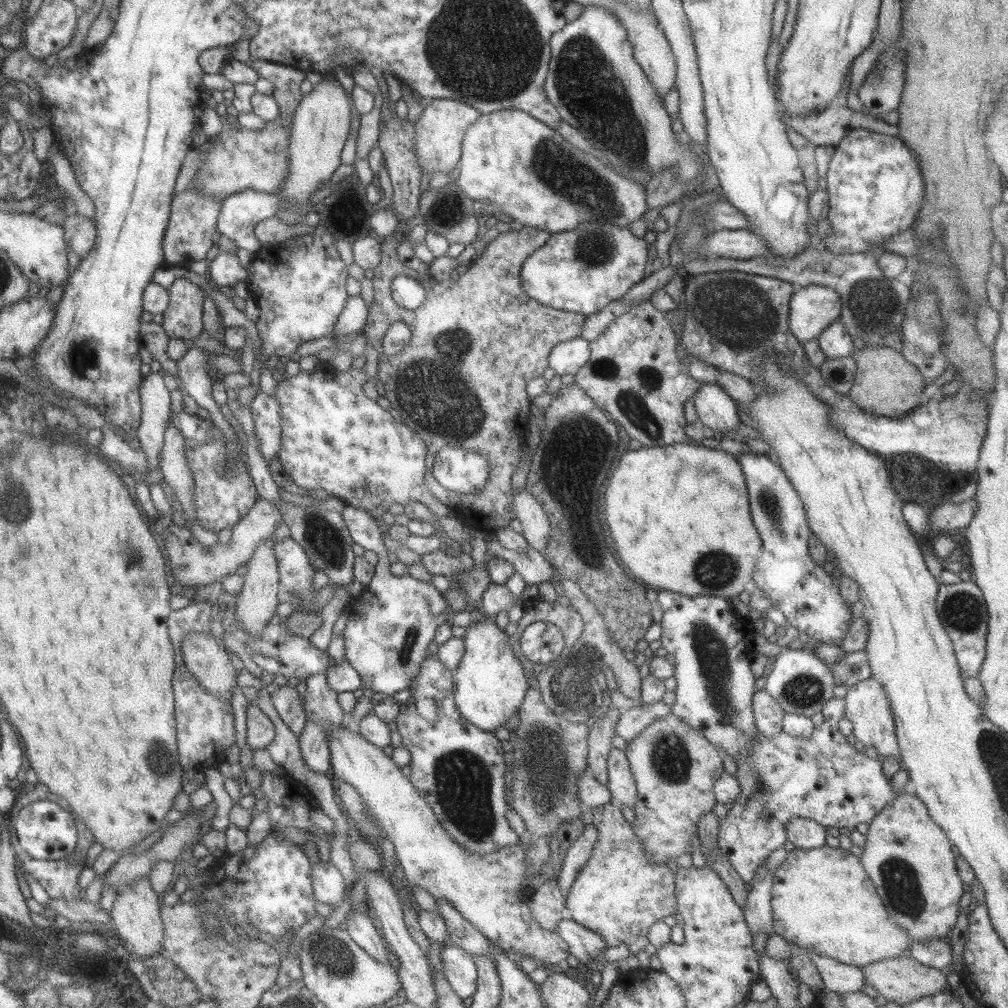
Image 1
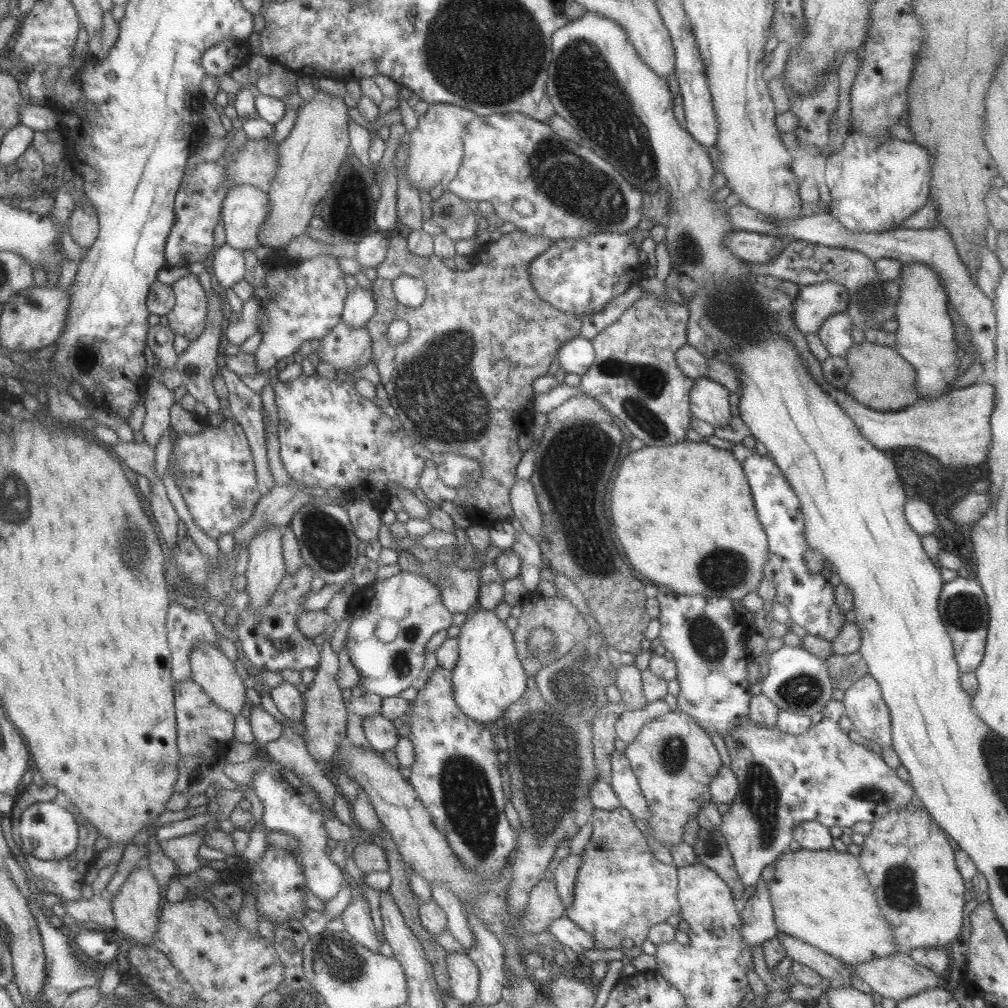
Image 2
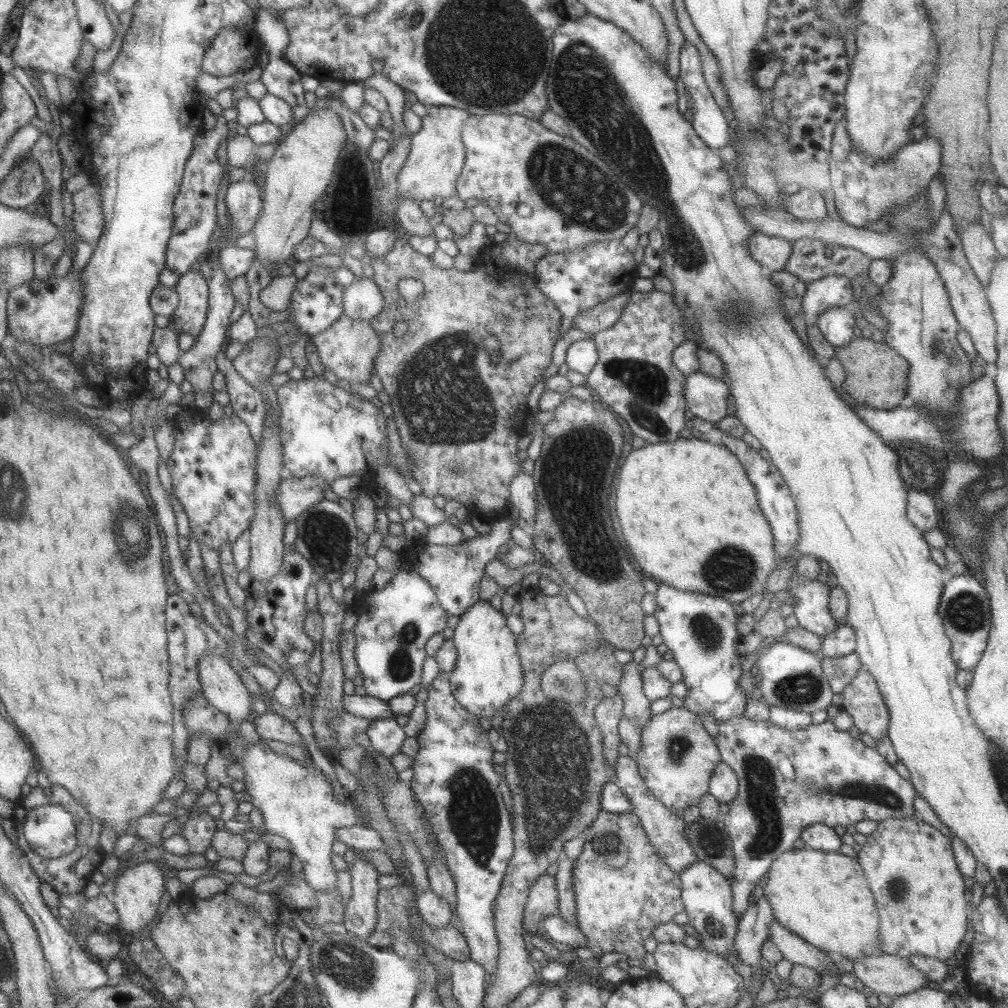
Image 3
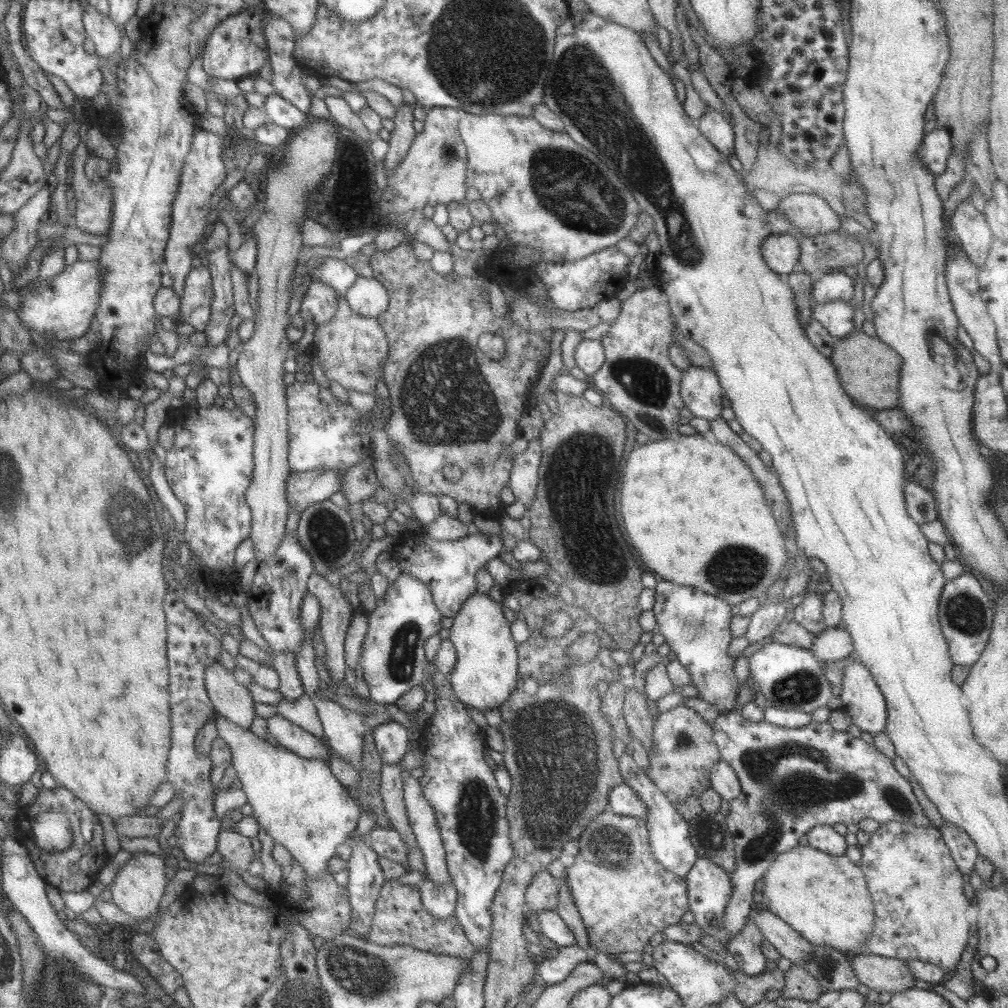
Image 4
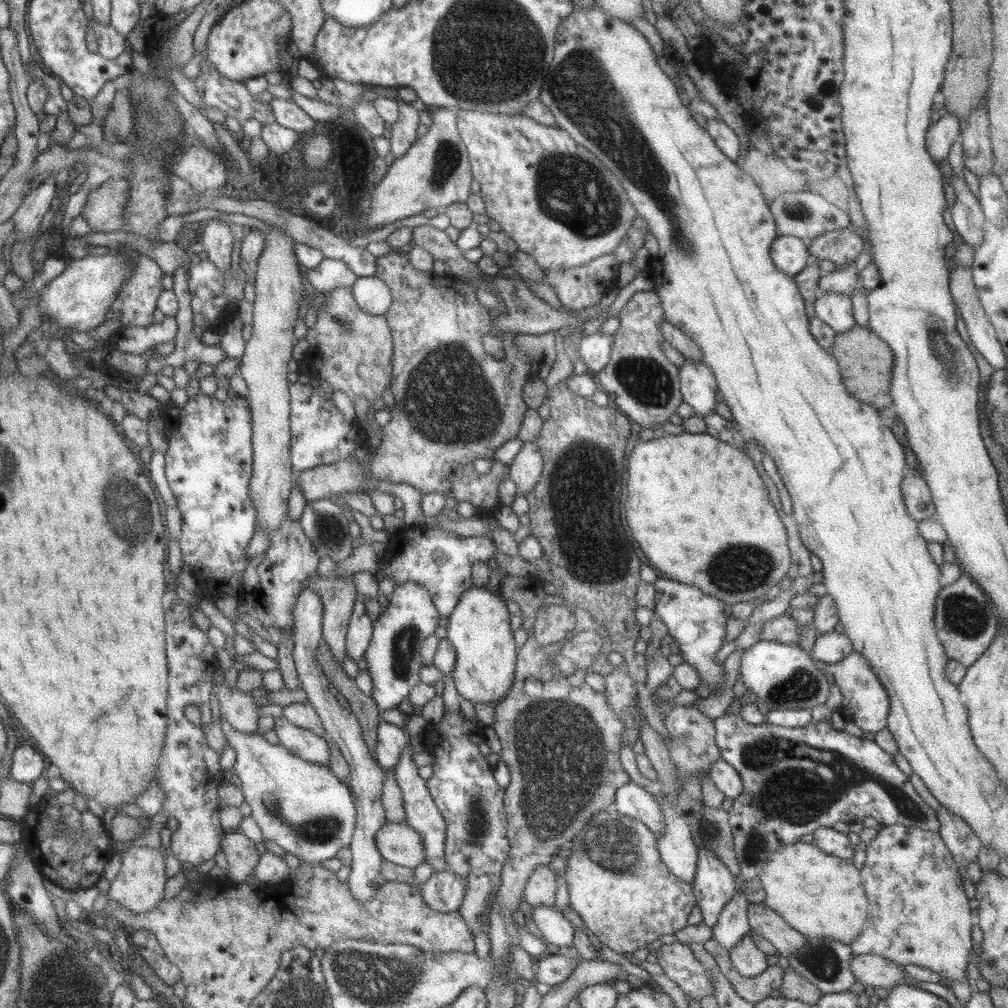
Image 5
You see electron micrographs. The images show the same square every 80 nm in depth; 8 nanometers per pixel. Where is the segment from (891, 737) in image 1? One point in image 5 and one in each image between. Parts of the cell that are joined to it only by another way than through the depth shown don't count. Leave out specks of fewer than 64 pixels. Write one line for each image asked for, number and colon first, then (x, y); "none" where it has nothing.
2: (863, 704)
3: (861, 699)
4: (861, 699)
5: (864, 701)

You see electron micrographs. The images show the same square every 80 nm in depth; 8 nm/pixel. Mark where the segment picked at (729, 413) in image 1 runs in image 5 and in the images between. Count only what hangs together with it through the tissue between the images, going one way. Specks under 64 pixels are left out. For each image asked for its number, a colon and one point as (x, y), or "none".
2: (708, 402)
3: (704, 395)
4: (700, 391)
5: (697, 383)

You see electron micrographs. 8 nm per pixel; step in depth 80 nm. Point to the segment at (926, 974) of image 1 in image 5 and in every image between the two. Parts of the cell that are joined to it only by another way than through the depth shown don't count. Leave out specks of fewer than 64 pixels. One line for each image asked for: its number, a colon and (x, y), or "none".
2: (897, 976)
3: (891, 975)
4: (879, 973)
5: (871, 970)

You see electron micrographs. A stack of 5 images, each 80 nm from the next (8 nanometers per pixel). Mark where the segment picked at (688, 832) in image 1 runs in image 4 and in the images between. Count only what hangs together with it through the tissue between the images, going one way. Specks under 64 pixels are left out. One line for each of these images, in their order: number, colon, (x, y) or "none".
2: (673, 759)
3: (676, 757)
4: (683, 752)

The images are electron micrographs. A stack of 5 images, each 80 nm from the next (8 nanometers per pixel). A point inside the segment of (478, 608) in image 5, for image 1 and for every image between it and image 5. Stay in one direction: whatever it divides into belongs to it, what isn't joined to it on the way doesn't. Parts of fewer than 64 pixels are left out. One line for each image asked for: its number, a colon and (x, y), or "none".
1: (489, 684)
2: (488, 677)
3: (487, 674)
4: (485, 672)

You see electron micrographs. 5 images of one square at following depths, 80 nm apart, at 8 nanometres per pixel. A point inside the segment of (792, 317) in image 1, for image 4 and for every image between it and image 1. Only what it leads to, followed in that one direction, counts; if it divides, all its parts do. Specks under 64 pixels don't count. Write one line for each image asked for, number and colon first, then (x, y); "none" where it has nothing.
2: (814, 303)
3: (829, 291)
4: (834, 285)

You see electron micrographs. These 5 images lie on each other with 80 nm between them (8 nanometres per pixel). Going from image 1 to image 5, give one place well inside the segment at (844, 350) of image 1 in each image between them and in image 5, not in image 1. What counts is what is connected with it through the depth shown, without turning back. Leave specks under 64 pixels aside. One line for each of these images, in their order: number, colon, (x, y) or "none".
2: (834, 333)
3: (836, 324)
4: (836, 316)
5: (834, 310)

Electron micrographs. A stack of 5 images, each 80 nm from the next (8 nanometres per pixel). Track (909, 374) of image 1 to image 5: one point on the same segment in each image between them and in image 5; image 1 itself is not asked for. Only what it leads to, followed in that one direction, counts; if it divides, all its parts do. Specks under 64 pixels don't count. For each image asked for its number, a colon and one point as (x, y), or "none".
2: (880, 379)
3: (876, 375)
4: (869, 370)
5: (865, 362)

